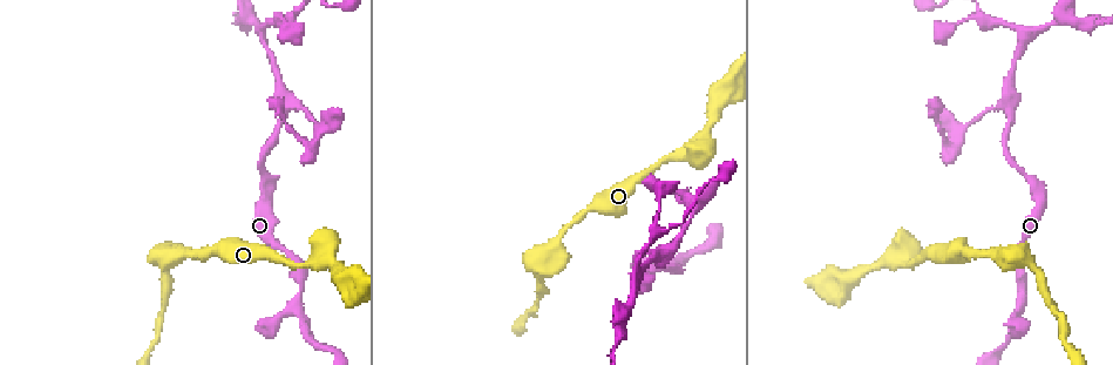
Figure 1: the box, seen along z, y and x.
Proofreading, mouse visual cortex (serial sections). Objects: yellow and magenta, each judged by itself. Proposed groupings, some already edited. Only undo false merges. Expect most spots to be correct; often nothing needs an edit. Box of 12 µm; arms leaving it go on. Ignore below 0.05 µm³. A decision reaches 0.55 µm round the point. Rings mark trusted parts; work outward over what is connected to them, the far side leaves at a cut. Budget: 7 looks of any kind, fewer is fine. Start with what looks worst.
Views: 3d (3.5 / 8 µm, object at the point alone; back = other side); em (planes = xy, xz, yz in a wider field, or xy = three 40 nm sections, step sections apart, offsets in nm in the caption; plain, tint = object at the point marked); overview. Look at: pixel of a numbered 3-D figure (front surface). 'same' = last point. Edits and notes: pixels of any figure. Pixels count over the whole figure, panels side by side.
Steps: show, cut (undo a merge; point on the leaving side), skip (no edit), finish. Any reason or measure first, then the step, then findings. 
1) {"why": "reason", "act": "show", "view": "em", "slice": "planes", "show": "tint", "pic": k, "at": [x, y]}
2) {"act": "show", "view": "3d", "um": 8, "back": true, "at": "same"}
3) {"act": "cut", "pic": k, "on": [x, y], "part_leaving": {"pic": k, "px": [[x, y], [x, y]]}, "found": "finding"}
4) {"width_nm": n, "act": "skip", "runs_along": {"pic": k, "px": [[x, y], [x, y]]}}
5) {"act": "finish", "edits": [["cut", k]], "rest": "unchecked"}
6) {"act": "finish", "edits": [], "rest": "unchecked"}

{"why": "branch point", "act": "show", "view": "3d", "um": 3.5, "pic": 1, "at": [691, 157]}

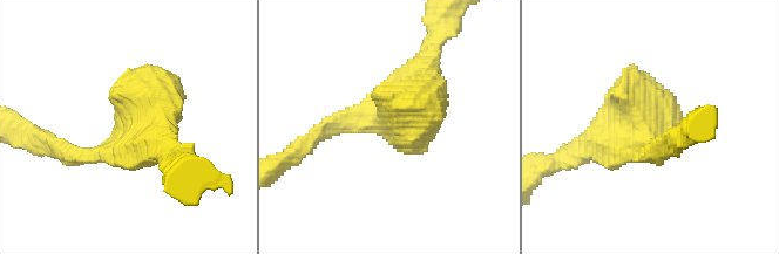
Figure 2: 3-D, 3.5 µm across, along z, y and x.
{"act": "show", "view": "em", "slice": "xy", "step": 3, "show": "tint", "pic": 2, "at": [389, 118]}

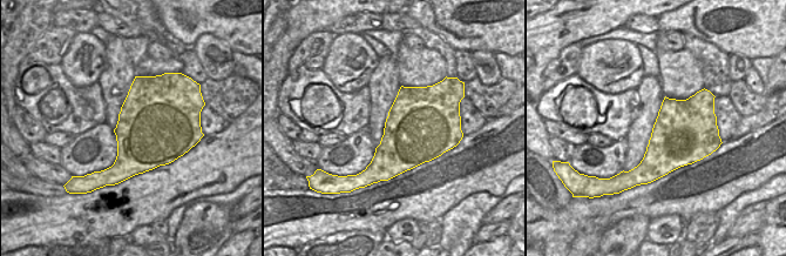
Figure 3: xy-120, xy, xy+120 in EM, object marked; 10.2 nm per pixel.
{"width_nm": 700, "act": "skip", "runs_along": {"pic": 2, "px": [[344, 123], [406, 111], [431, 48]]}, "found": "continuous, no second cell"}

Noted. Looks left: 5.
{"why": "a fork", "act": "show", "view": "3d", "um": 3.5, "pic": 1, "at": [285, 103]}

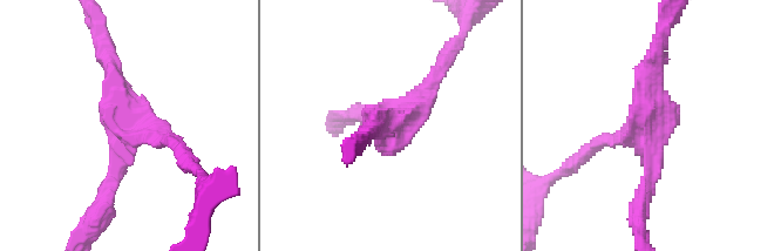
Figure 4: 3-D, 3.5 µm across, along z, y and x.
{"arms": 3, "arm_widths_nm": [200, 200, 300], "why": "shape alone is not enough", "act": "show", "view": "em", "slice": "xy", "step": 2, "show": "tint", "pic": 4, "at": [388, 124]}

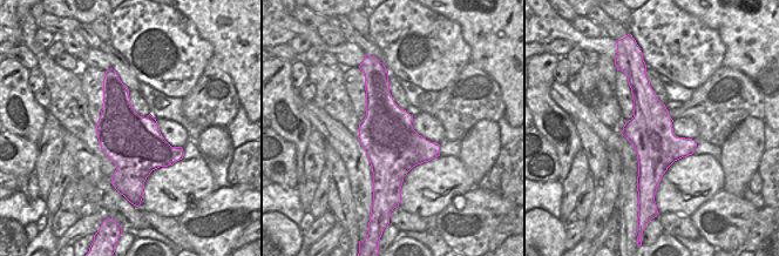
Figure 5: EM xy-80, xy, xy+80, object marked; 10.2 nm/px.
{"width_nm": 550, "act": "skip", "runs_along": {"pic": 4, "px": [[642, 198], [657, 51]]}, "found": "continuous, no second cell"}

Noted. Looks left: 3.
{"why": "abrupt turn", "act": "show", "view": "3d", "um": 3.5, "pic": 1, "at": [1024, 35]}

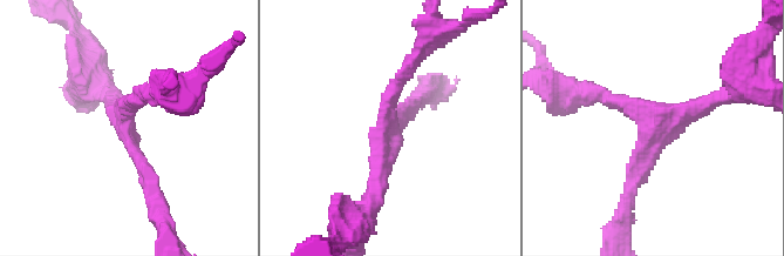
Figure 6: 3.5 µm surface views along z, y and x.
{"arm_widths_nm": [200, 200, 200], "act": "skip", "found": "continuous, no second cell"}

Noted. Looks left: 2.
{"act": "finish", "edits": [], "rest": "unchecked"}

